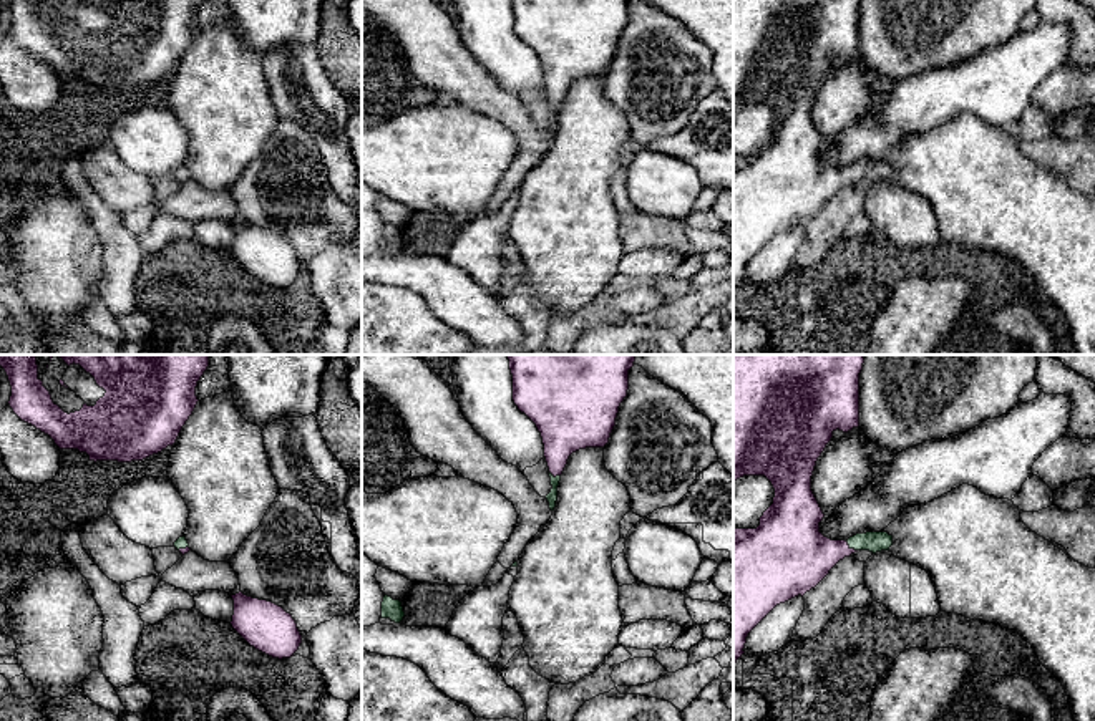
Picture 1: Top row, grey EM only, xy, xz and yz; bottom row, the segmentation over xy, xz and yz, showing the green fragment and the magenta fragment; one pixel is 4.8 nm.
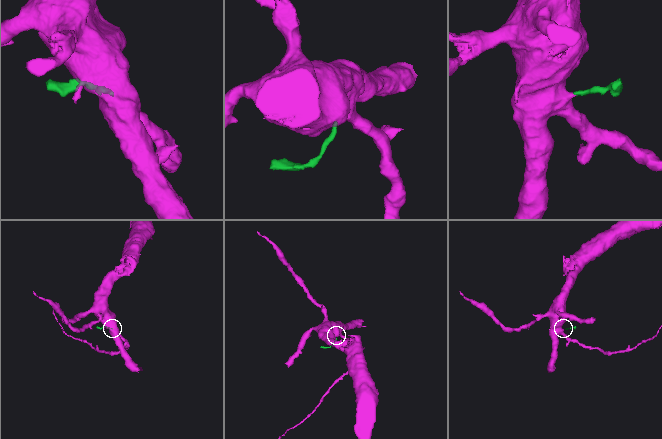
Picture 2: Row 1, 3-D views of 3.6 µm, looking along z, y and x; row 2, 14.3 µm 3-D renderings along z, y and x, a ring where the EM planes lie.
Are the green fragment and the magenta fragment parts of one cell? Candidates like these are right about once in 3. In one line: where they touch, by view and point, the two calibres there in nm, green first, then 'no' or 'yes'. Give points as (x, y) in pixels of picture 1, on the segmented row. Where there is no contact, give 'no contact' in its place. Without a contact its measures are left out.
meets green in yz at (851, 547); 100 nm thick on the green side, 300 nm on the other; yes

